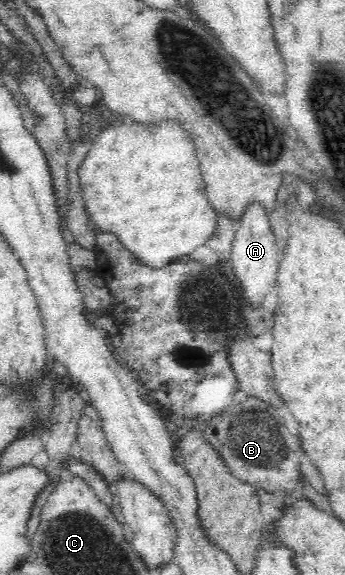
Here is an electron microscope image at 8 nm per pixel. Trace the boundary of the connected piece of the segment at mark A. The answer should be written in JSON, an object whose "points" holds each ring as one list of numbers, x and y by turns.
{"points":[[257,201,247,203,247,206,241,212,237,221,237,231,233,239,233,251,231,251,231,261,235,275,243,283,245,295,249,301,253,301,251,307,261,307,267,292,275,287,275,273,277,273,277,241,275,235,271,232,271,219,266,208]]}

